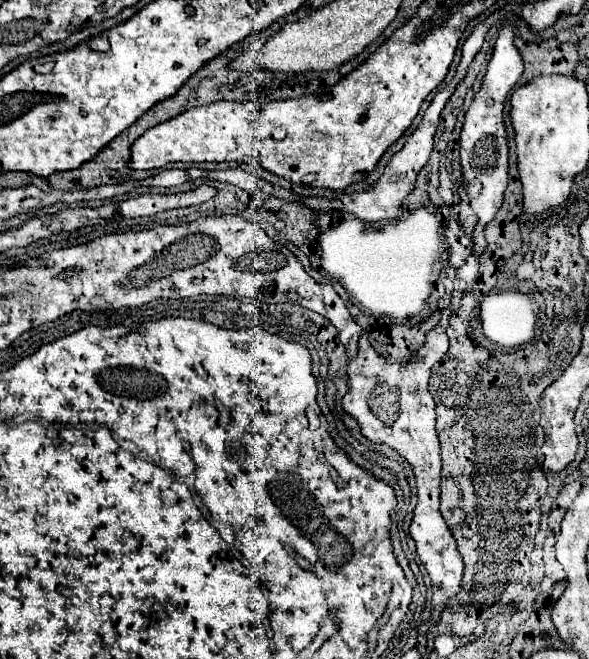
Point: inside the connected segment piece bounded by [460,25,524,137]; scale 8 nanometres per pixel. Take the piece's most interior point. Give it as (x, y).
(484, 118)

